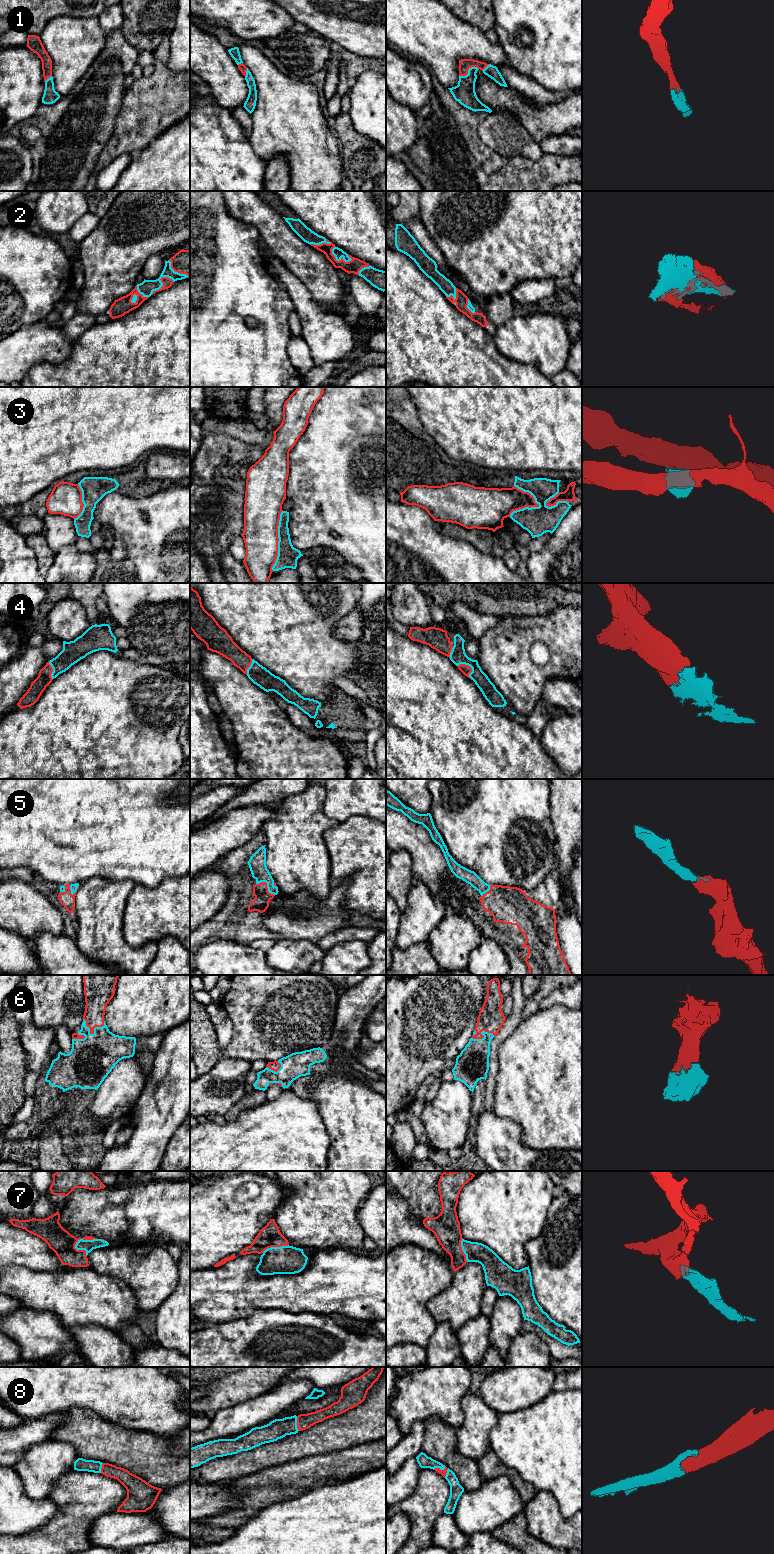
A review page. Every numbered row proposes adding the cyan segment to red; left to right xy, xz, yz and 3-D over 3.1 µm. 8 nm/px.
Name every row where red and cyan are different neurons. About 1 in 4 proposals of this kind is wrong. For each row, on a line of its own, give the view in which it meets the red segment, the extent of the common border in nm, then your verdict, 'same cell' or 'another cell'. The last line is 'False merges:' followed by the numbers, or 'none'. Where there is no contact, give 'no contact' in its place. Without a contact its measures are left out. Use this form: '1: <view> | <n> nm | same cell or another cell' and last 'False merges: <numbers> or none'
1: yz | 170 nm | same cell
2: xz | 190 nm | another cell
3: yz | 260 nm | another cell
4: yz | 170 nm | same cell
5: xz | 180 nm | same cell
6: xy | 190 nm | same cell
7: xy | 200 nm | same cell
8: xz | 120 nm | same cell
False merges: 2, 3

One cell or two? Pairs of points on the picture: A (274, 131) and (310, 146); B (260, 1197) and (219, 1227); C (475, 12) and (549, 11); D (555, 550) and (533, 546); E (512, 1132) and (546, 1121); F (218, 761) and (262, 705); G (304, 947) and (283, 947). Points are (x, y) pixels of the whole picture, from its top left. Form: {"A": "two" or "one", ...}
{"A": "one", "B": "one", "C": "two", "D": "two", "E": "two", "F": "two", "G": "one"}

